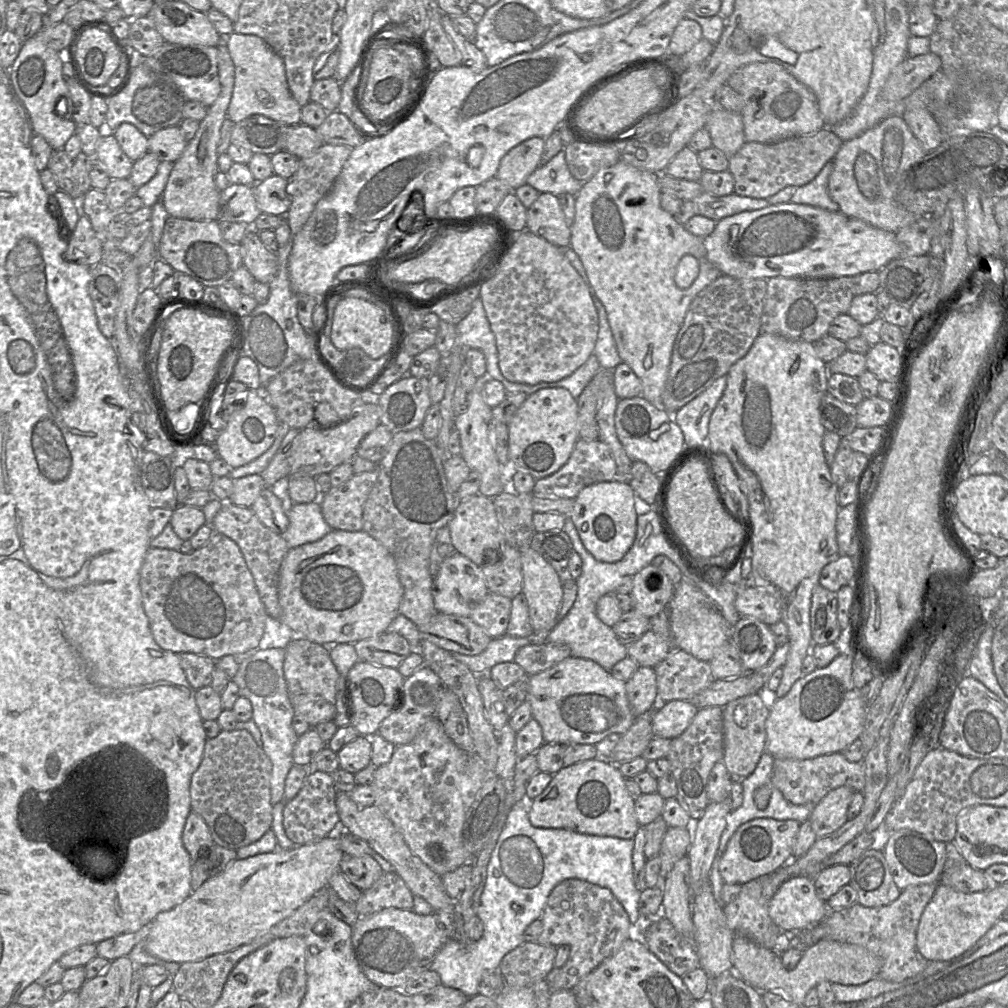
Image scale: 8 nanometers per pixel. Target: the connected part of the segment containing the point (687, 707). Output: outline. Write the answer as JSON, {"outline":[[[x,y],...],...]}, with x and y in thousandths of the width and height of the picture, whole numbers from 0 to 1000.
{"outline":[[[667,694],[651,699],[647,706],[649,731],[668,733],[685,719],[692,702],[685,695]]]}

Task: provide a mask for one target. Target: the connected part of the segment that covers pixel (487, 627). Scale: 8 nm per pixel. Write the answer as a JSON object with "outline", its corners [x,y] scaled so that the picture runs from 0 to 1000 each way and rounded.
{"outline":[[[485,587],[468,605],[466,613],[487,633],[502,629],[506,616],[508,594]]]}

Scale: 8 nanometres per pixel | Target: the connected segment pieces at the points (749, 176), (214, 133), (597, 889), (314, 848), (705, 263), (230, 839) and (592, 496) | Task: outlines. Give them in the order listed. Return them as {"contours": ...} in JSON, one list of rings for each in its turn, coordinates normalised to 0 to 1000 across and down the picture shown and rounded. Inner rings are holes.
{"contours":[[[[821,126],[805,134],[787,135],[768,142],[739,141],[722,157],[722,170],[728,177],[727,190],[734,194],[761,197],[782,185],[797,185],[826,159],[836,142]]],[[[223,38],[215,46],[216,74],[219,90],[214,100],[206,107],[204,116],[197,122],[197,127],[183,148],[180,156],[173,161],[167,181],[159,196],[166,211],[174,216],[193,219],[216,219],[218,189],[213,183],[213,174],[216,169],[215,146],[218,140],[218,131],[232,86],[232,63],[223,44]]],[[[571,871],[562,872],[549,881],[544,889],[537,914],[539,923],[532,936],[552,940],[556,938],[563,938],[565,939],[563,953],[545,976],[546,986],[554,982],[567,982],[575,971],[610,945],[621,932],[627,930],[630,921],[625,916],[618,899],[604,882]]],[[[333,824],[316,834],[295,839],[289,843],[274,842],[269,846],[232,853],[219,865],[208,870],[196,883],[189,885],[182,896],[156,907],[149,916],[144,942],[160,952],[182,956],[199,953],[249,936],[270,919],[290,908],[314,884],[326,879],[326,873],[336,863],[337,854],[341,849],[337,841],[337,825]]],[[[616,159],[610,164],[595,168],[587,177],[585,177],[577,185],[575,189],[570,193],[570,215],[566,223],[565,245],[574,254],[582,274],[588,284],[590,291],[598,304],[601,307],[603,319],[607,327],[608,334],[611,339],[611,344],[617,359],[621,360],[629,370],[634,374],[637,380],[637,393],[653,405],[659,405],[657,402],[657,390],[660,386],[660,381],[663,375],[663,370],[666,361],[667,347],[672,331],[679,319],[681,311],[688,296],[699,285],[710,278],[716,271],[714,268],[704,261],[700,255],[701,249],[697,241],[697,236],[686,232],[680,225],[674,222],[669,214],[656,206],[655,193],[656,188],[653,183],[653,176],[655,173],[638,170],[632,168]],[[685,252],[688,254],[694,262],[693,273],[682,287],[675,287],[670,282],[670,271],[673,261],[677,254]]],[[[219,724],[214,731],[204,734],[199,757],[189,771],[189,805],[202,813],[214,838],[235,844],[256,834],[269,822],[269,767],[268,753],[245,724]]],[[[606,476],[578,484],[569,495],[565,513],[581,546],[593,557],[610,559],[625,546],[632,529],[630,488],[622,477]]]]}

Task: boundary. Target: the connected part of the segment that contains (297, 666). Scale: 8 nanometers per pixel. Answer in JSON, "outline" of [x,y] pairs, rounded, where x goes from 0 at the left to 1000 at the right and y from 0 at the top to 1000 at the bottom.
{"outline":[[[304,634],[290,635],[283,643],[281,667],[285,679],[287,694],[293,709],[304,715],[309,722],[312,722],[319,716],[330,715],[333,708],[333,678],[337,670],[327,653],[326,644],[325,642]]]}

